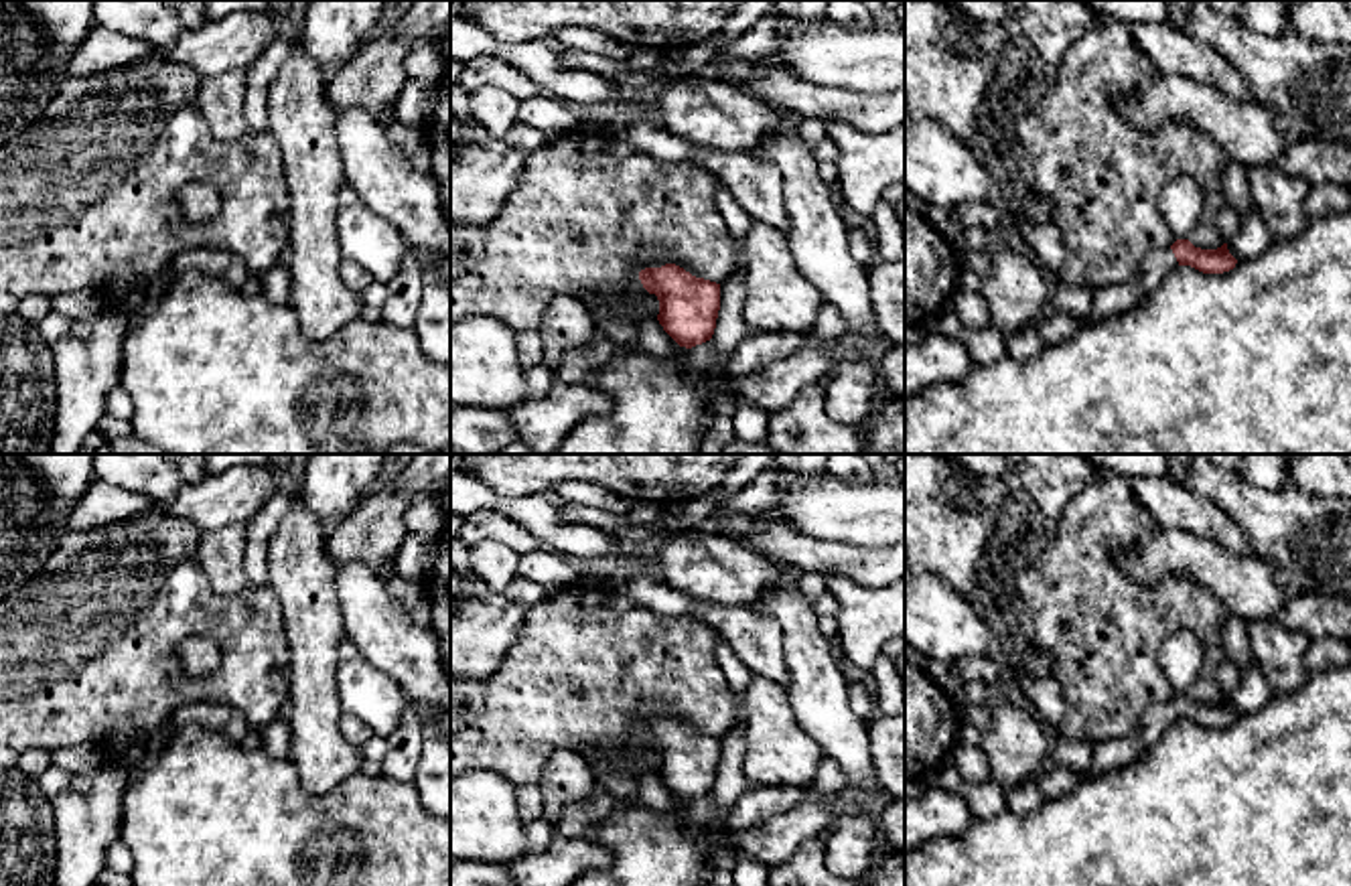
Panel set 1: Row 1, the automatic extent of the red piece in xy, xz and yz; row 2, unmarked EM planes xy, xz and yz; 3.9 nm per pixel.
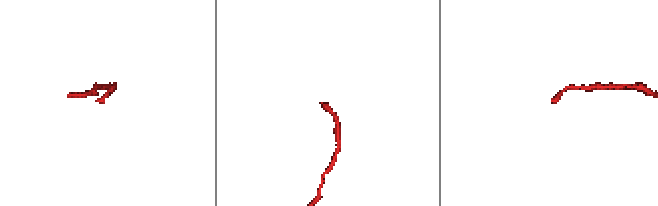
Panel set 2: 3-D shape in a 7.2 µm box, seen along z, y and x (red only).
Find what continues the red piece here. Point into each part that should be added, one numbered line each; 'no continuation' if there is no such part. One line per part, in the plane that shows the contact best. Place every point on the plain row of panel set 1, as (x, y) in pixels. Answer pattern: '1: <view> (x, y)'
1: xz (656, 712)

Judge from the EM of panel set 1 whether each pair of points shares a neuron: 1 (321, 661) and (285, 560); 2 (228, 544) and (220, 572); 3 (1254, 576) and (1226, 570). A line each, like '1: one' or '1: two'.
1: one
2: one
3: one

